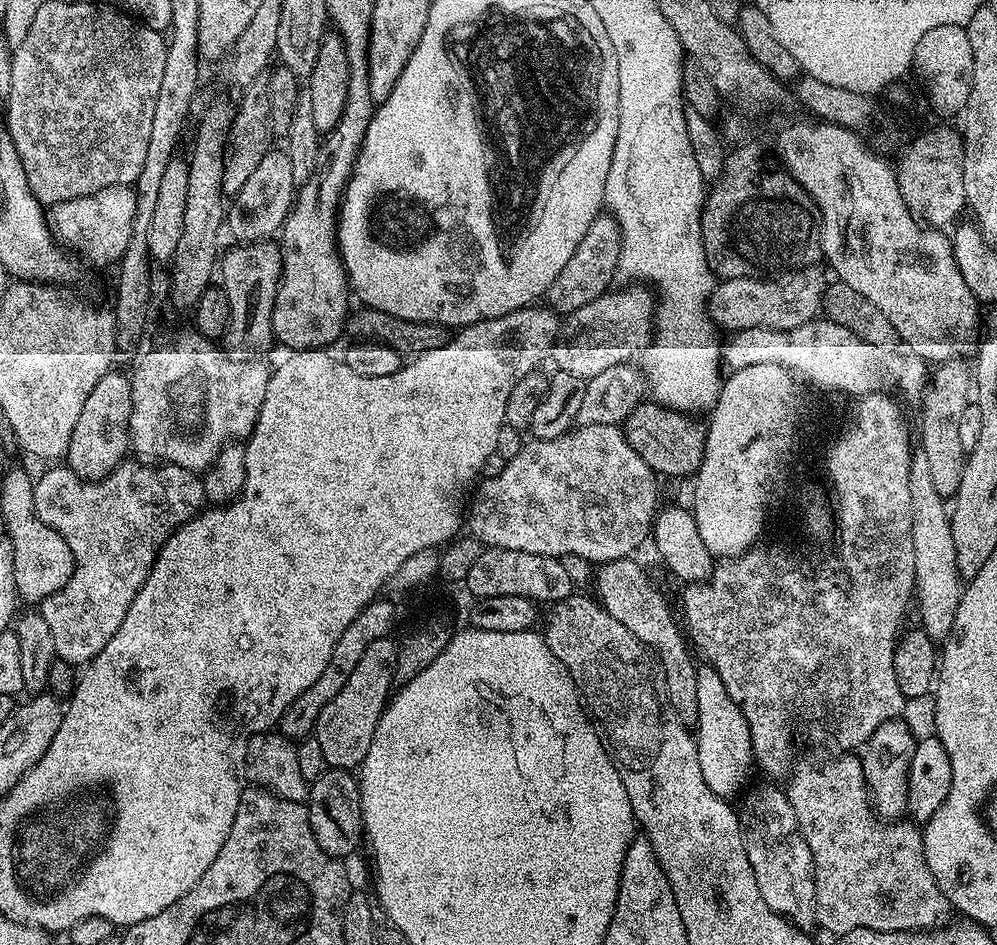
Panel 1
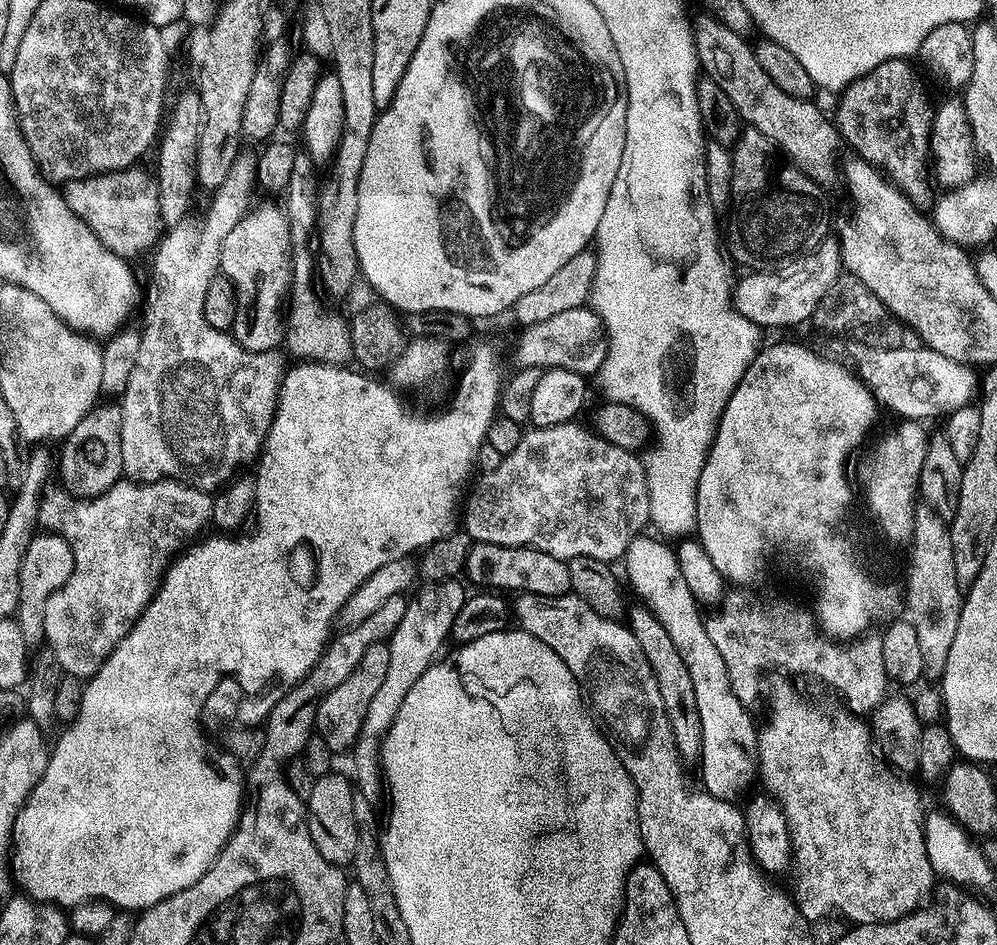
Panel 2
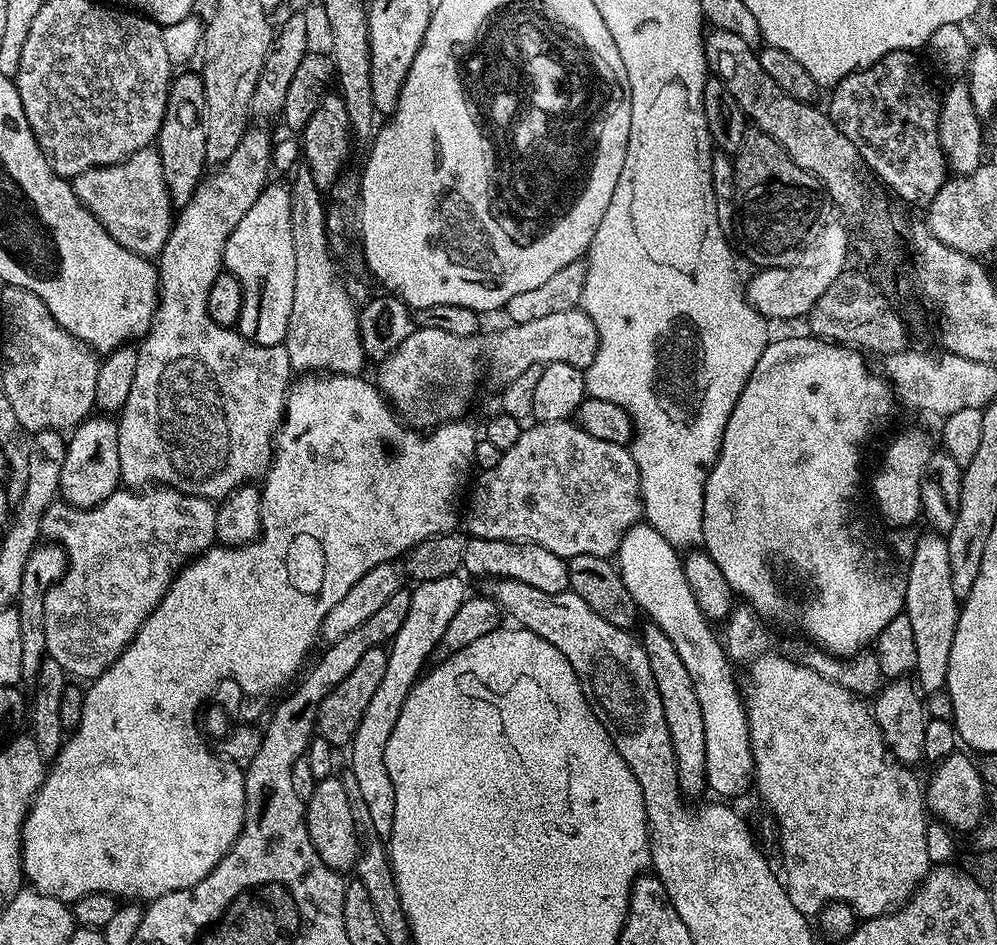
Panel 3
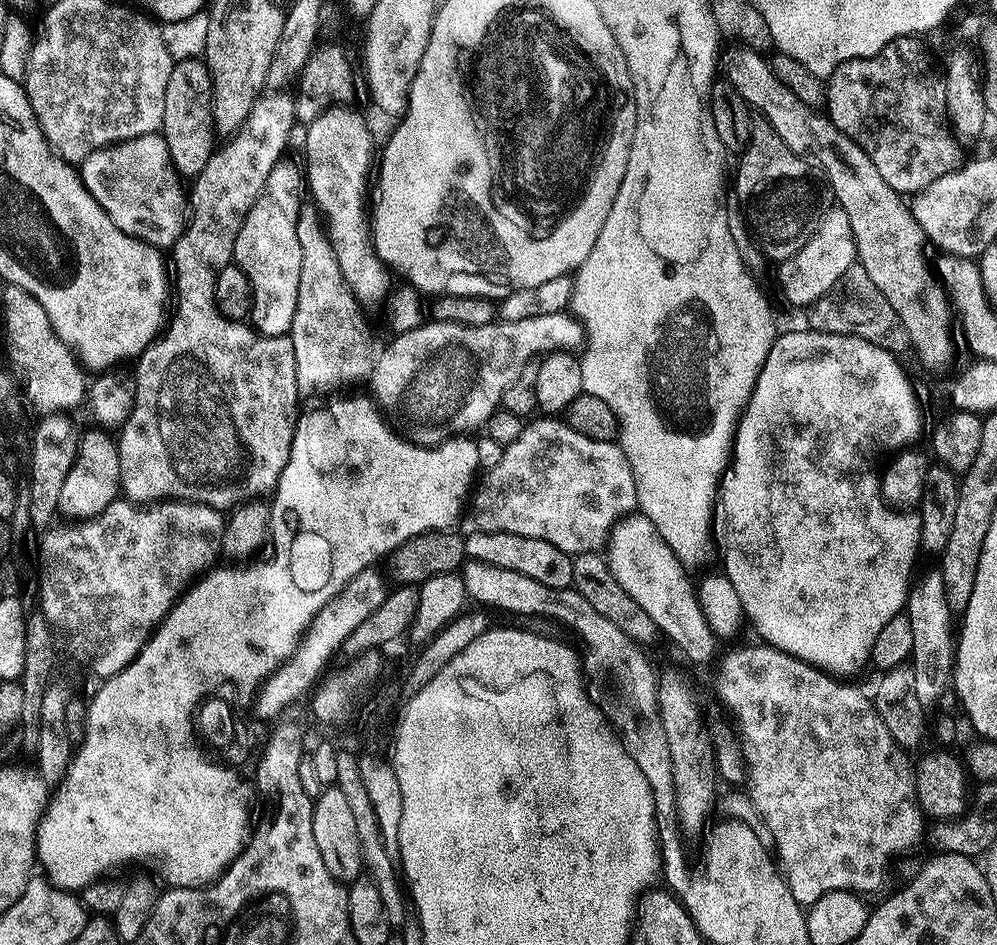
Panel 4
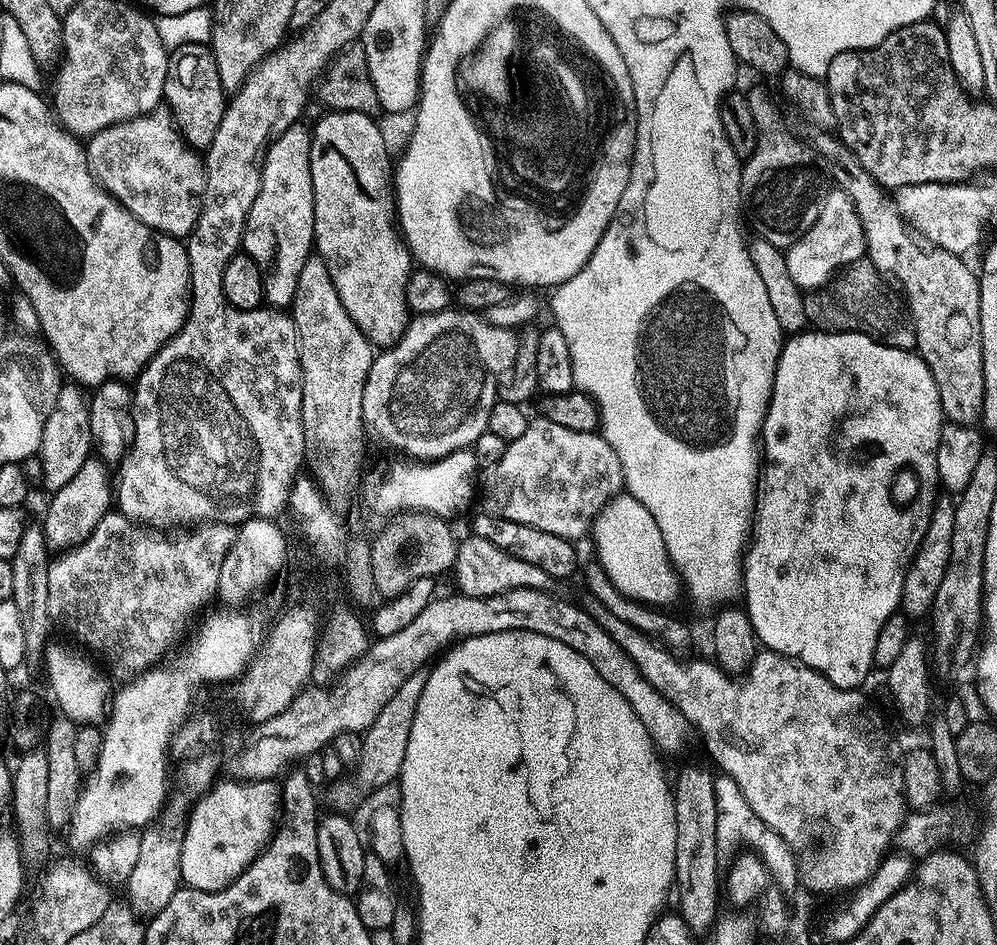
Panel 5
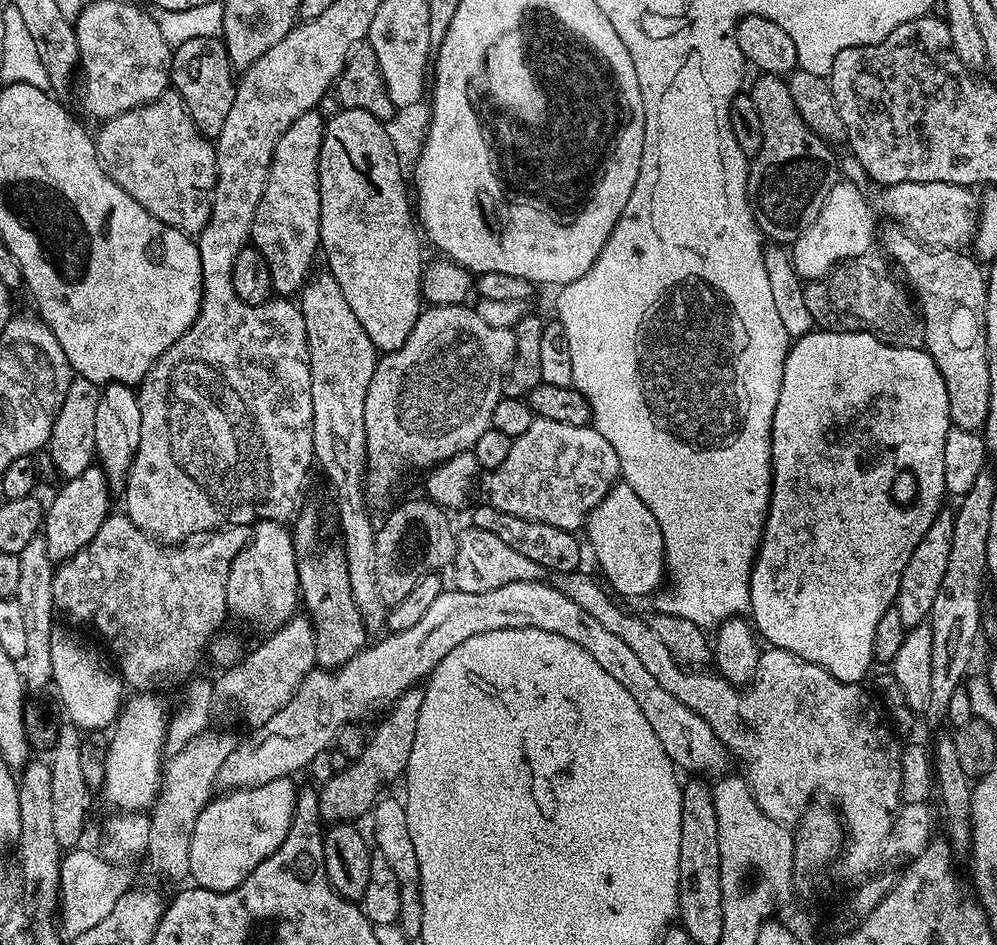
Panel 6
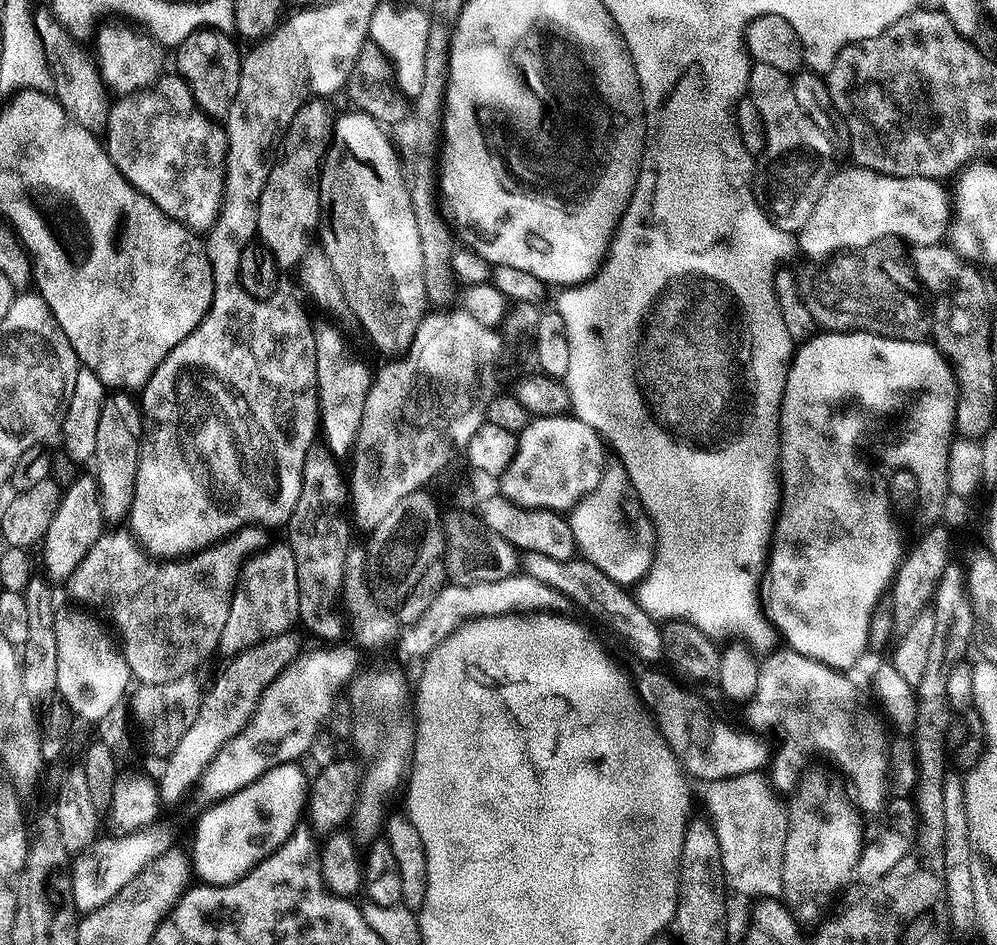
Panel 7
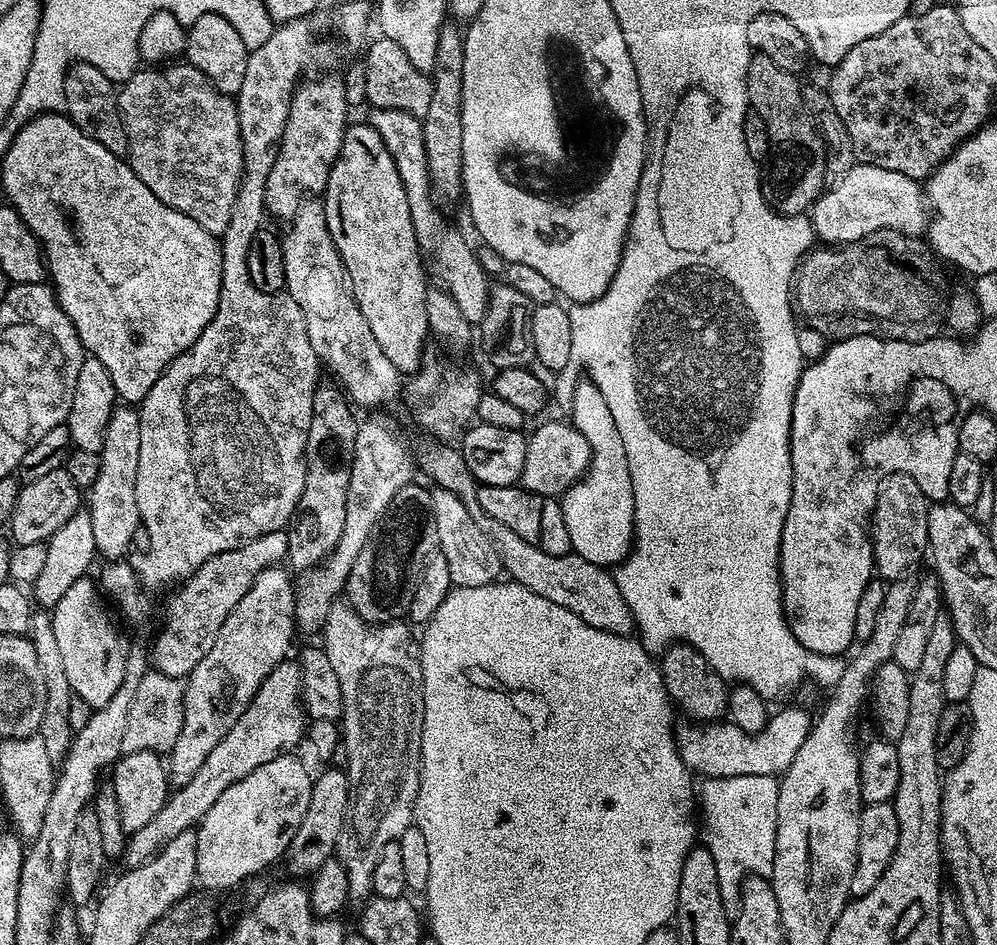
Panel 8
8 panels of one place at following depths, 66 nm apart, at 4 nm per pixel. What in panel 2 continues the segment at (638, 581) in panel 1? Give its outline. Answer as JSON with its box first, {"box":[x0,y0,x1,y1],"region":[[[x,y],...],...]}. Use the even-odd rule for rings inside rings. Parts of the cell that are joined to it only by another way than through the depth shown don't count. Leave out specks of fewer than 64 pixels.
{"box":[626,606,702,753],"region":[[[647,606],[629,607],[626,612],[626,623],[631,628],[634,638],[638,638],[638,646],[642,646],[642,654],[650,662],[658,684],[662,690],[662,702],[666,706],[666,716],[674,730],[674,738],[681,753],[699,753],[702,742],[702,718],[696,695],[694,695],[694,678],[690,670],[686,670],[686,662],[682,654],[678,654],[678,646],[666,634],[666,626],[655,616]]]}

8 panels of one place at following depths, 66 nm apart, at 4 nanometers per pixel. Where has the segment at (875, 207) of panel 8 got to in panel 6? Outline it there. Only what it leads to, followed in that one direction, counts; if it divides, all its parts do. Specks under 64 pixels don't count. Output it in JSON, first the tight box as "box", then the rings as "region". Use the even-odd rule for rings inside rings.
{"box":[790,180,978,282],"region":[[[844,180],[829,187],[819,201],[820,213],[812,220],[812,225],[801,231],[800,237],[790,248],[792,264],[797,274],[808,282],[815,282],[828,275],[838,264],[863,256],[873,247],[872,235],[876,232],[876,220],[872,217],[872,208],[860,188]],[[902,182],[901,184],[889,184],[883,189],[884,192],[884,204],[888,207],[888,212],[897,220],[901,229],[907,230],[911,235],[915,236],[917,240],[929,245],[929,246],[943,246],[945,248],[956,248],[957,246],[964,246],[964,244],[973,239],[974,233],[978,227],[978,216],[974,211],[974,204],[972,208],[972,196],[968,193],[967,187],[959,184],[947,184],[946,182]]]}

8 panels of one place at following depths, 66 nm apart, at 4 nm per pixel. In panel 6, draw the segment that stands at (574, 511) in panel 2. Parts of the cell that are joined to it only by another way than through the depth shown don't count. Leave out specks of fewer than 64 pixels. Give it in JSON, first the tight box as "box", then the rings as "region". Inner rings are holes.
{"box":[486,418,620,533],"region":[[[536,418],[526,434],[513,439],[506,462],[487,473],[486,500],[506,514],[540,520],[575,533],[620,475],[618,454],[597,428]]]}

